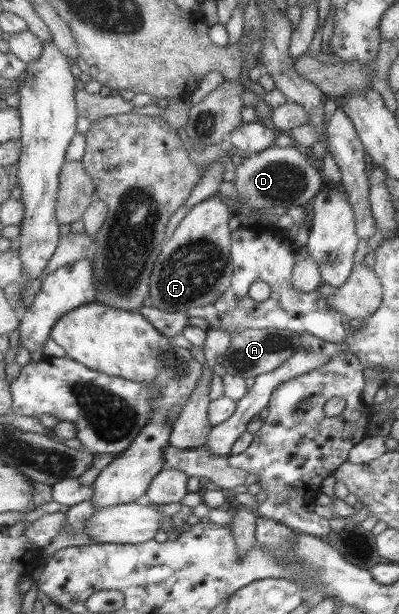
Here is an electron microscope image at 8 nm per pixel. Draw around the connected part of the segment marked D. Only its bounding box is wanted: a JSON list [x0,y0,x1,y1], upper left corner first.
[233,145,325,209]

